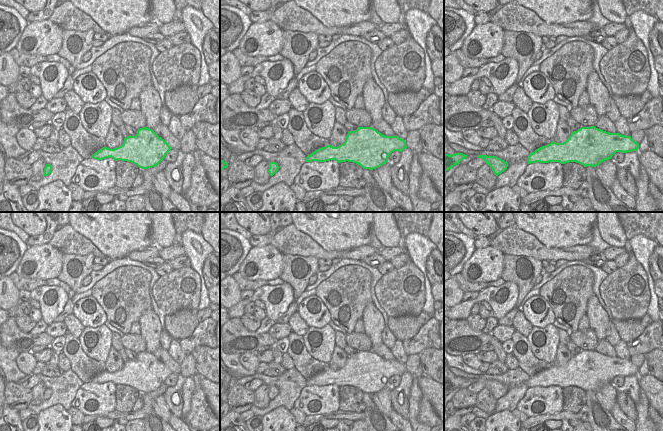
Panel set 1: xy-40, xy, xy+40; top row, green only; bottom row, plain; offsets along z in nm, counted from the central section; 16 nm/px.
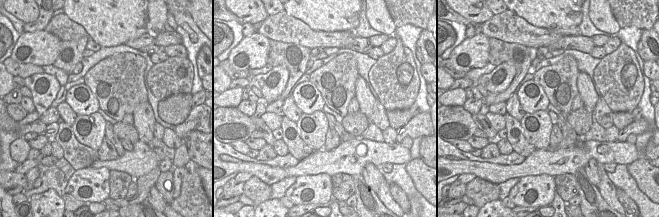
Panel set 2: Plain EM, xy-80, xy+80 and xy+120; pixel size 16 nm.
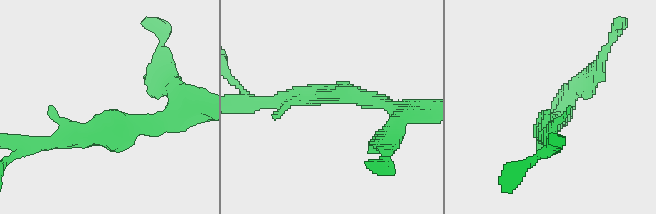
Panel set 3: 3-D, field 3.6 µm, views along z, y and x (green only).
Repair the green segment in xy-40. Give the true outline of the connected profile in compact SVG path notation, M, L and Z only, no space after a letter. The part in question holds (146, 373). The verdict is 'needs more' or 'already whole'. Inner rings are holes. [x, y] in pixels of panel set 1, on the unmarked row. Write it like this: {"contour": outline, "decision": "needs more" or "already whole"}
{"contour": "M144 351L138 353L135 360L124 362L121 370L114 373L105 370L91 382L103 384L111 381L115 385L127 385L141 393L148 393L157 390L171 373L152 353Z", "decision": "already whole"}

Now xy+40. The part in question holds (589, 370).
{"contour": "M595 350L581 351L571 357L563 367L552 365L530 377L527 386L561 388L576 386L584 391L597 391L601 386L609 384L616 376L638 375L639 368L631 360L609 357Z", "decision": "already whole"}

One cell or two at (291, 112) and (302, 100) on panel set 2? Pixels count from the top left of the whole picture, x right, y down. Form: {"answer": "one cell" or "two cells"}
{"answer": "two cells"}

